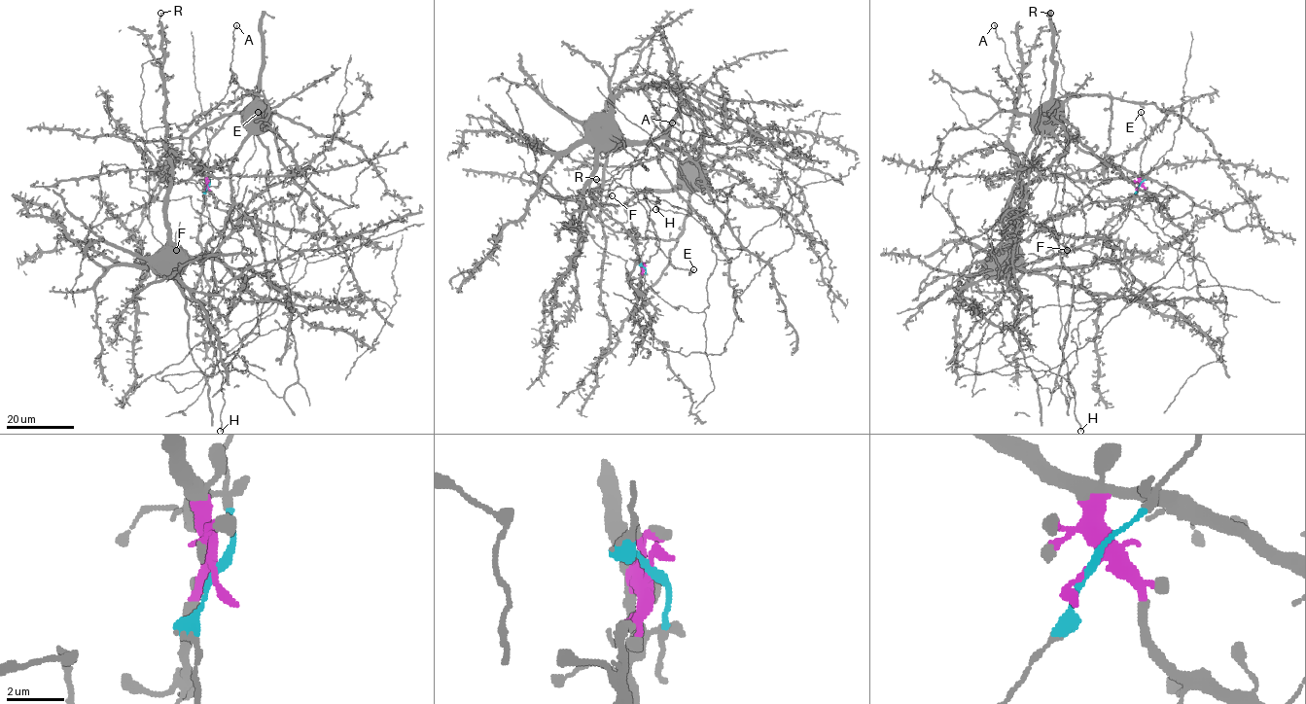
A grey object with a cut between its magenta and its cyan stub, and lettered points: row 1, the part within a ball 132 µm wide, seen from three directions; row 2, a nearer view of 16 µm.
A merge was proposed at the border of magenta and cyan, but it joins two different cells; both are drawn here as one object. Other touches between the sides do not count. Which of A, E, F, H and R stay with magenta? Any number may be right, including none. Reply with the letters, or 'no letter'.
no letter

